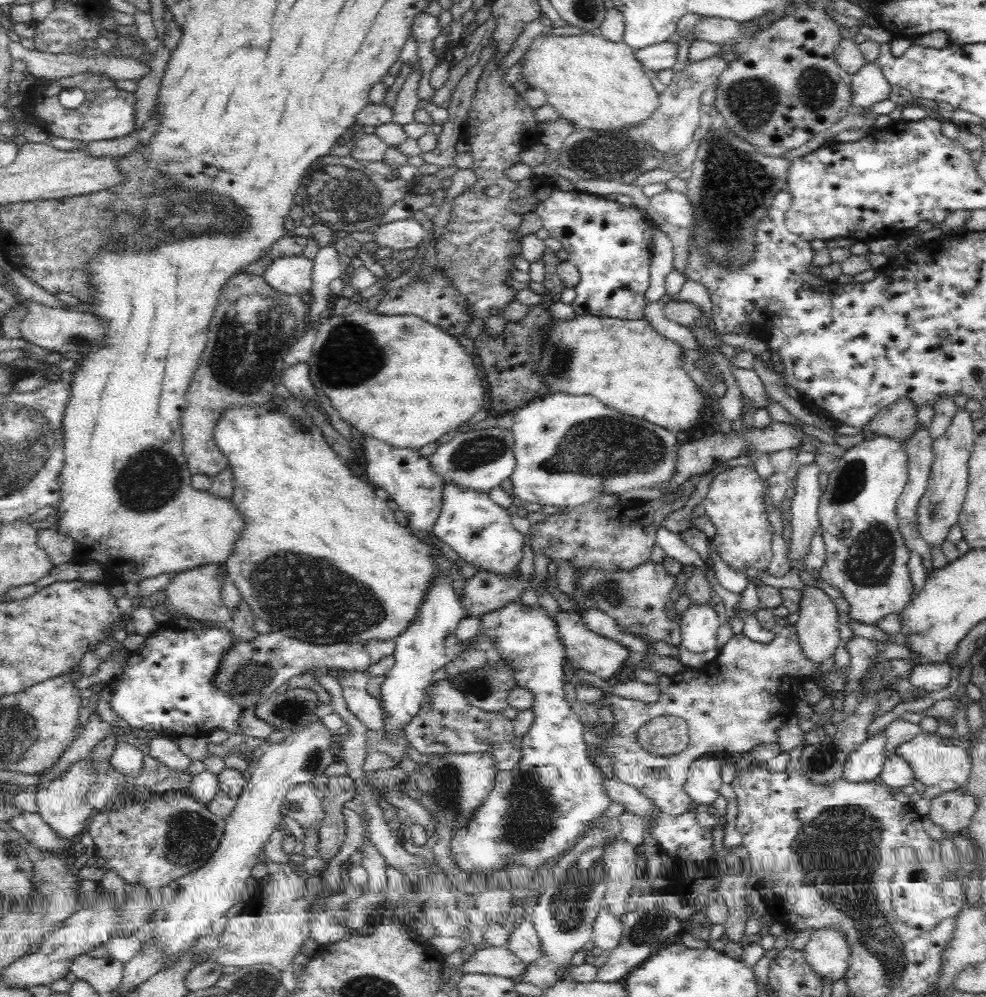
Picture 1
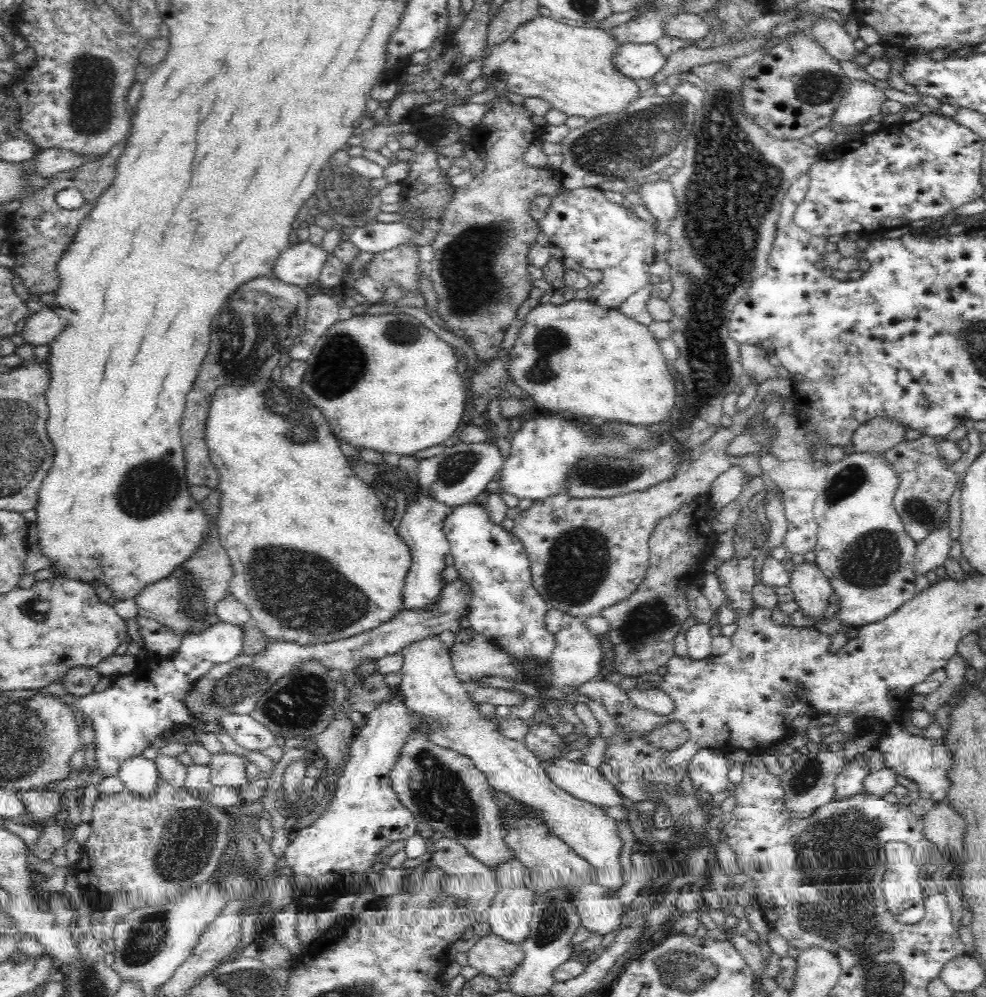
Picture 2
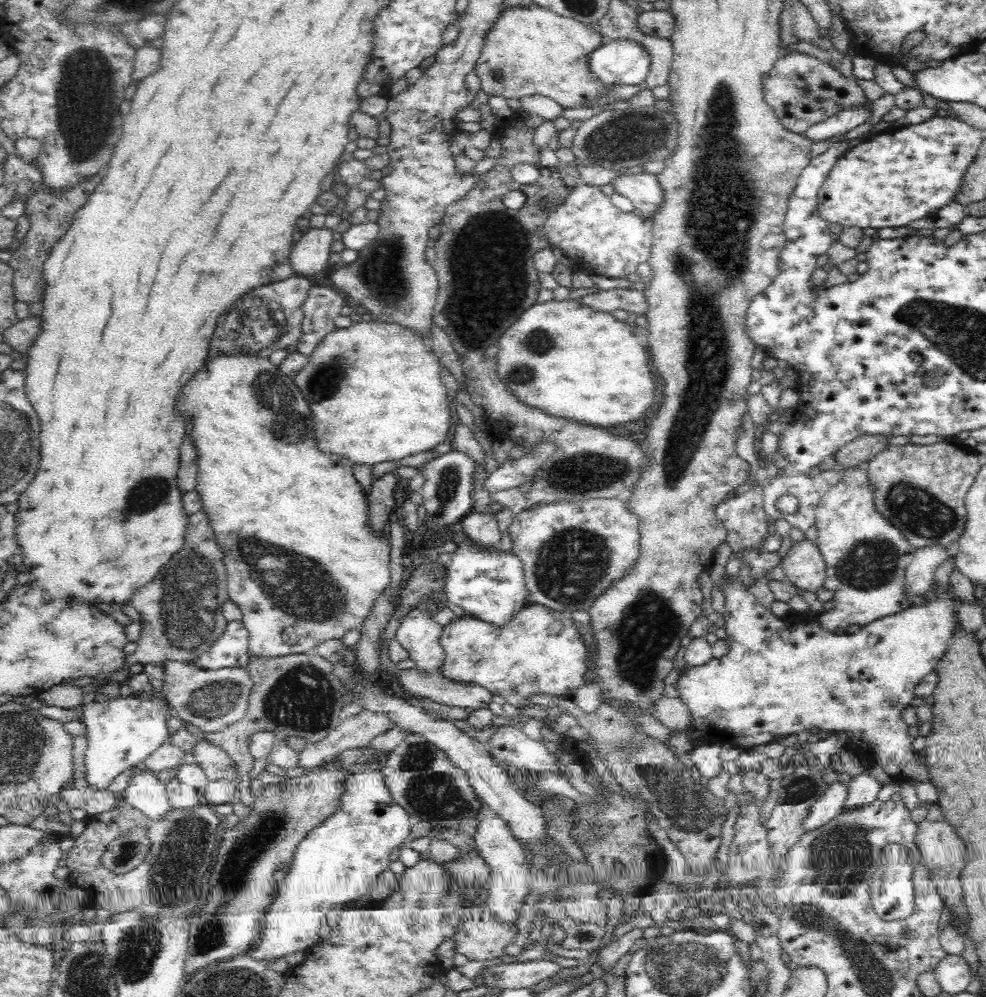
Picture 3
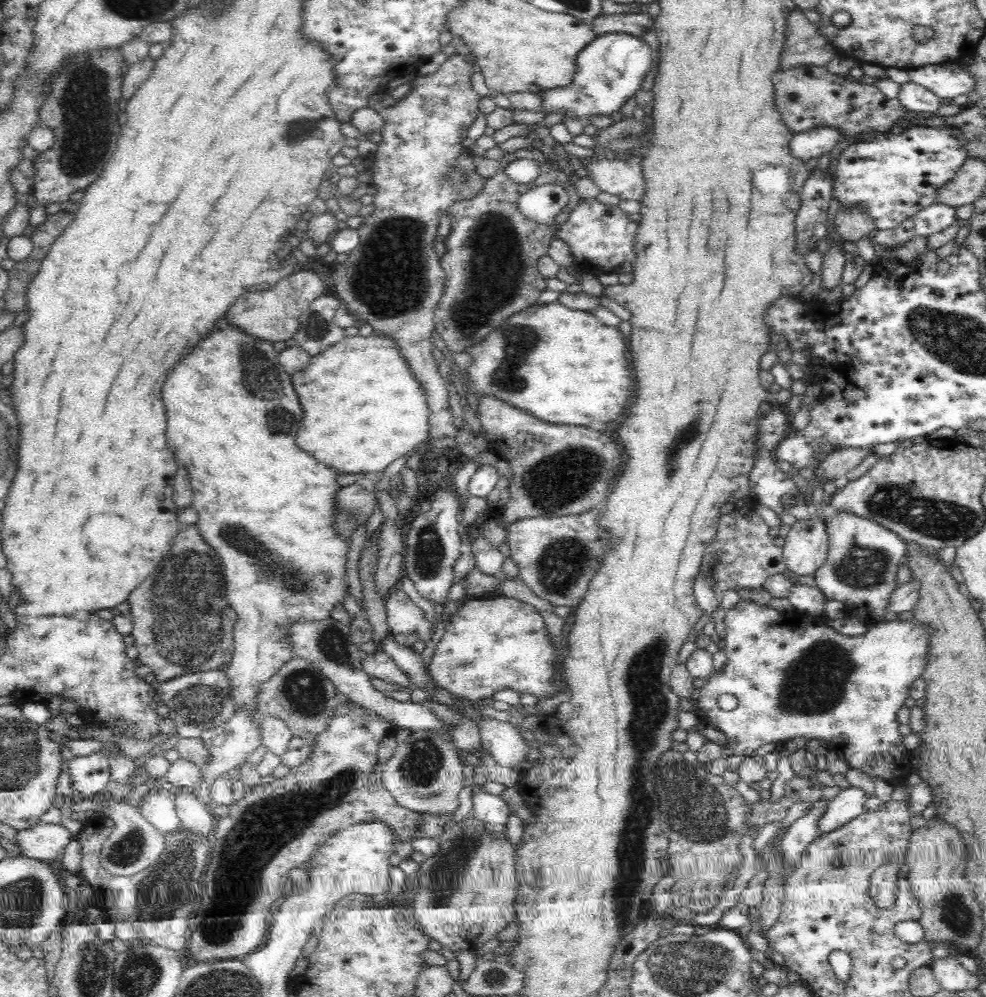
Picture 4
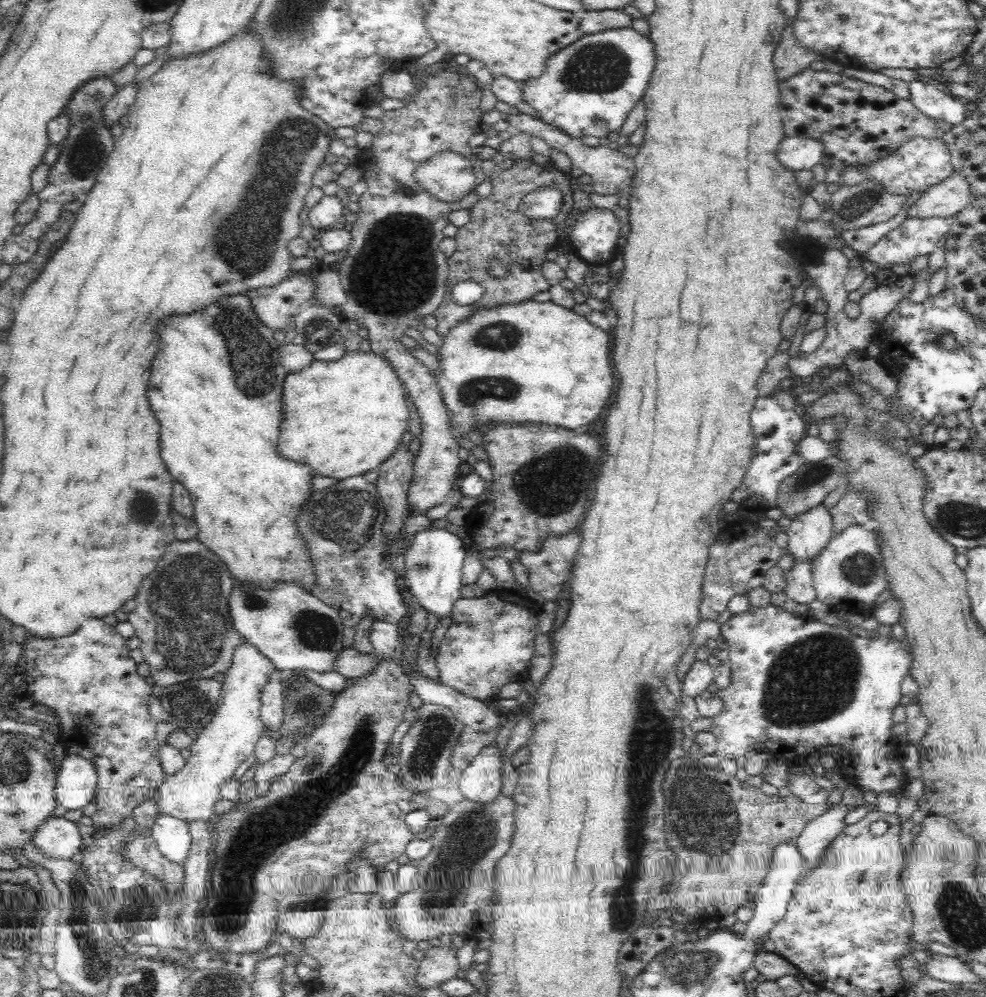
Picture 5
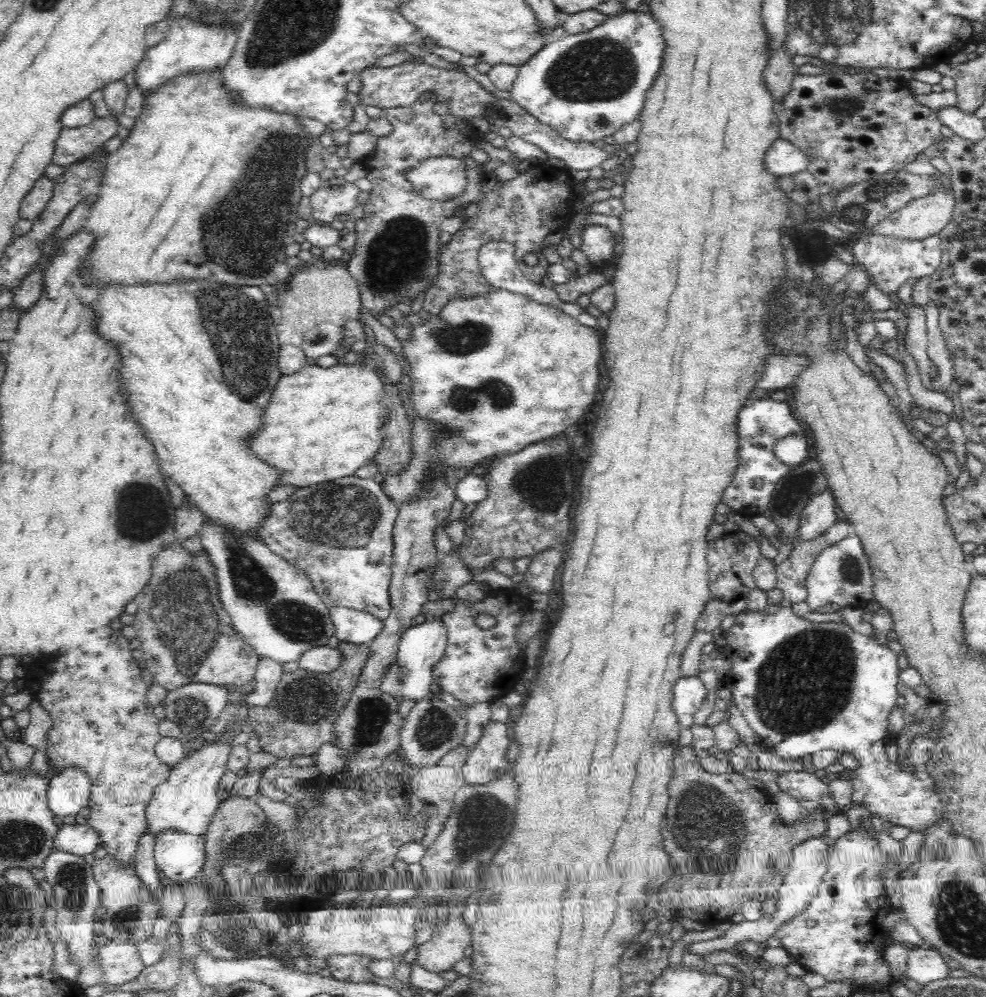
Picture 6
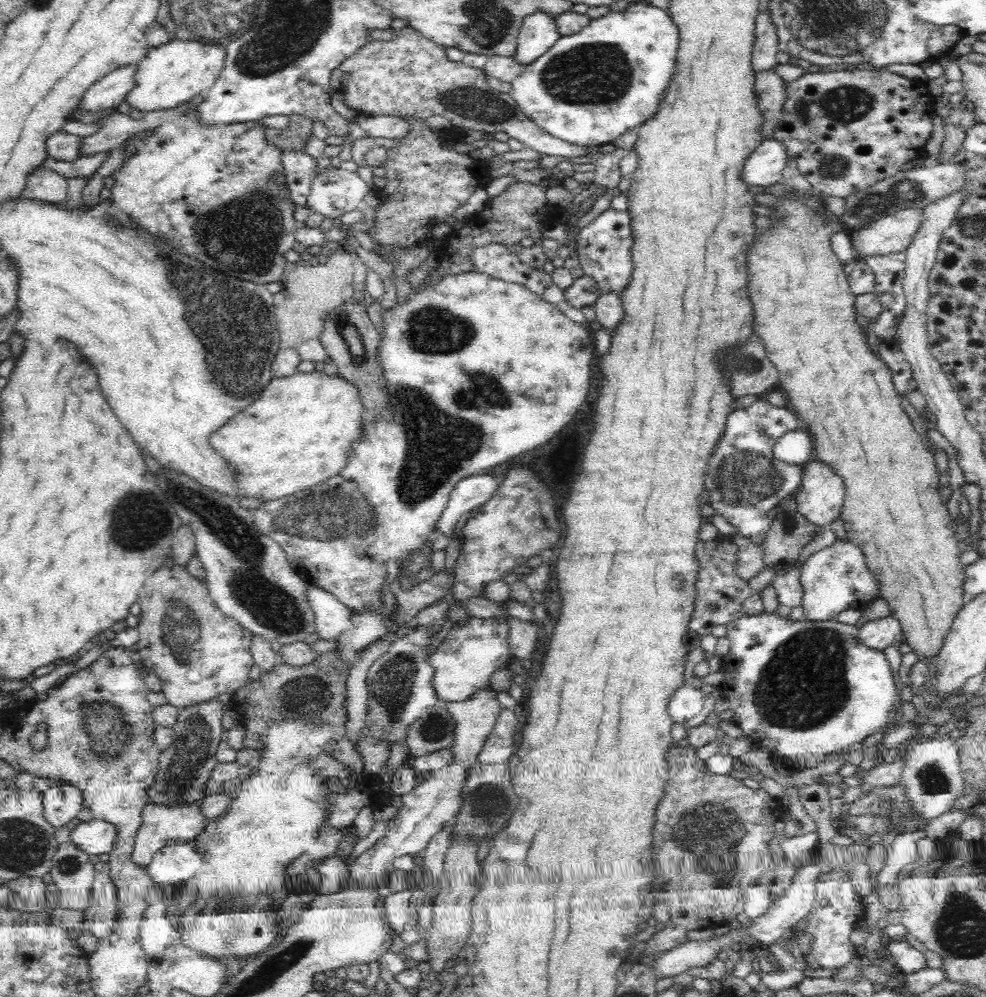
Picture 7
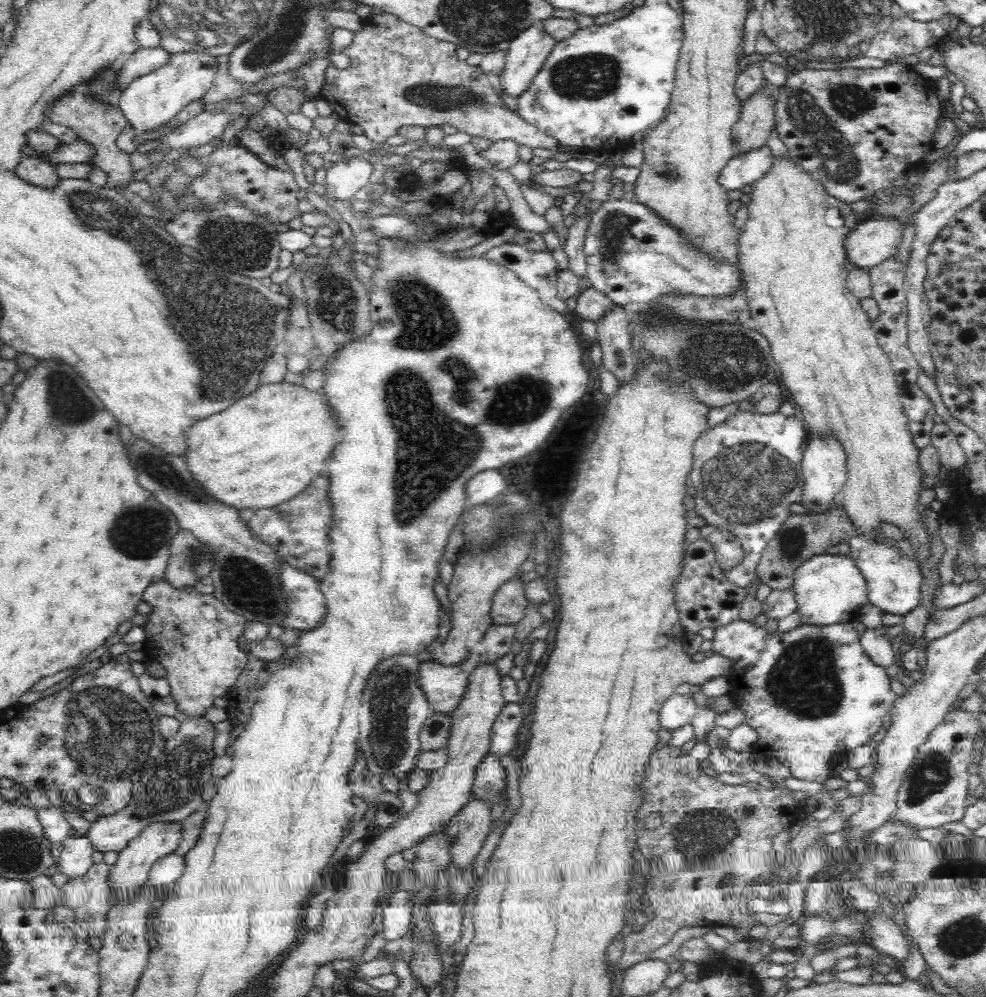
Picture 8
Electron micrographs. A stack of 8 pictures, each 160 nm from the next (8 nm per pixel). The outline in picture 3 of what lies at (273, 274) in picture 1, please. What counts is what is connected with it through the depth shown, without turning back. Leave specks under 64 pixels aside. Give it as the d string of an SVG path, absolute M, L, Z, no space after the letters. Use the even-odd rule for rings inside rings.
M326 227L322 229L310 229L310 231L304 233L300 240L293 243L290 250L289 261L293 274L299 277L307 277L322 272L326 268L328 257L331 254L330 246L332 246L332 241L337 237L335 232Z

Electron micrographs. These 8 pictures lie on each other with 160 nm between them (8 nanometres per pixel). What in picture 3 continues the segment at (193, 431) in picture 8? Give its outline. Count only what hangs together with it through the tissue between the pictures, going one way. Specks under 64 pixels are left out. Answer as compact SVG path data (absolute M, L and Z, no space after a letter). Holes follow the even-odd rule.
M354 321L348 327L335 327L316 345L316 348L309 354L309 361L299 373L293 376L295 386L299 388L302 395L310 405L311 413L314 414L315 440L318 442L319 450L323 454L334 454L343 457L351 463L368 464L371 467L375 464L387 461L400 461L408 456L426 452L433 449L448 438L449 430L452 429L452 414L448 402L448 392L440 379L440 372L443 369L442 363L431 349L428 340L419 336L415 330L407 329L394 322Z

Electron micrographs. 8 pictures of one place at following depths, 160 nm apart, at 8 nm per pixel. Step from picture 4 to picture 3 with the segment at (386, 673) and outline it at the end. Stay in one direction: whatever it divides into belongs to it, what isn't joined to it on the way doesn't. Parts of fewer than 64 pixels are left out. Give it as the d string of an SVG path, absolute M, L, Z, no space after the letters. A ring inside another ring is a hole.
M416 668L398 671L399 684L411 694L419 694L439 704L456 708L480 709L496 699L483 686L463 684L438 673L419 672Z

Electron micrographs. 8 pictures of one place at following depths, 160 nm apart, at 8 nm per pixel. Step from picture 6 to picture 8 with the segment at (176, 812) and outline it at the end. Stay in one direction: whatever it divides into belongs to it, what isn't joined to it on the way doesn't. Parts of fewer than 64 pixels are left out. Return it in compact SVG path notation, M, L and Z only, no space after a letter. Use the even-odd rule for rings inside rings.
M181 821L174 822L152 822L144 830L138 833L136 838L130 841L126 848L123 848L118 855L117 862L109 870L109 886L112 899L120 902L129 901L136 895L141 887L147 883L149 873L159 858L168 856L175 852L180 846L182 838Z

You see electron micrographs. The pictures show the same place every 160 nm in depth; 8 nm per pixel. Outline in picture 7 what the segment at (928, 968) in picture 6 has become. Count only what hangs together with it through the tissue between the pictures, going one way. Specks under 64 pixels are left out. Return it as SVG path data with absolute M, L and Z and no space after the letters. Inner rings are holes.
M885 939L883 947L889 958L896 964L896 969L901 976L915 973L916 971L929 967L926 963L924 953L913 948L905 941Z

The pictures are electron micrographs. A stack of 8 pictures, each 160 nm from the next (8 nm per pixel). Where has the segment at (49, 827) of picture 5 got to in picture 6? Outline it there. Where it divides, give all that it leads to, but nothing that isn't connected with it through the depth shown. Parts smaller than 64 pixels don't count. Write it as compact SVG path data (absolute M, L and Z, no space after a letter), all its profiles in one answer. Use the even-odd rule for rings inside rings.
M61 824L58 826L57 833L54 834L53 850L69 852L78 856L86 856L94 852L97 847L101 847L101 839L98 838L97 831L92 830L90 825Z

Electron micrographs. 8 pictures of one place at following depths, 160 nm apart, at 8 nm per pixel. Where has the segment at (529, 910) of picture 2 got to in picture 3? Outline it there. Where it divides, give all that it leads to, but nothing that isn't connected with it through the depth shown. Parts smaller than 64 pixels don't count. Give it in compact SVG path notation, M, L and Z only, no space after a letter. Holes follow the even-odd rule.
M488 811L479 819L475 842L478 852L490 867L489 911L503 923L516 927L519 911L525 904L524 898L529 894L528 882L532 878L524 848L512 837L508 823Z

